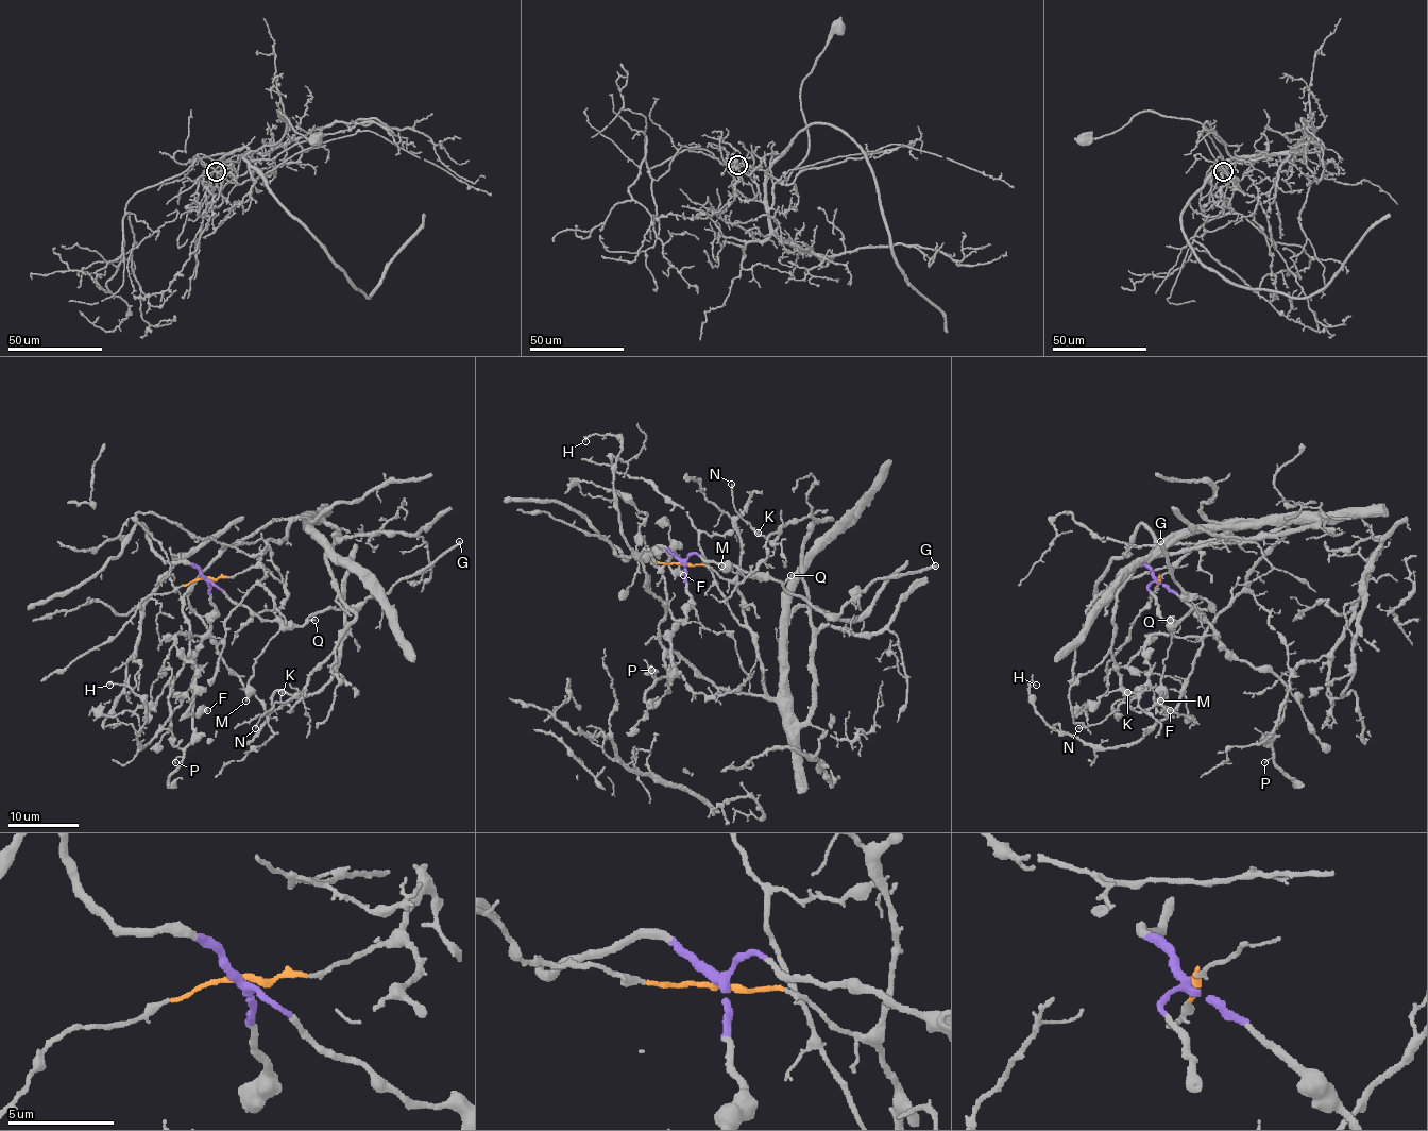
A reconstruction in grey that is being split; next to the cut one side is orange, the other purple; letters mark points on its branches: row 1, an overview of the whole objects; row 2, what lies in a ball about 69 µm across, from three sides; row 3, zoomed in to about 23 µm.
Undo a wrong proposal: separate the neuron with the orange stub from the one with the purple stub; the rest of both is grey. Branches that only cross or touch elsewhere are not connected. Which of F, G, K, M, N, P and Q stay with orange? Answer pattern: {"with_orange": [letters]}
{"with_orange": ["K", "N"]}

